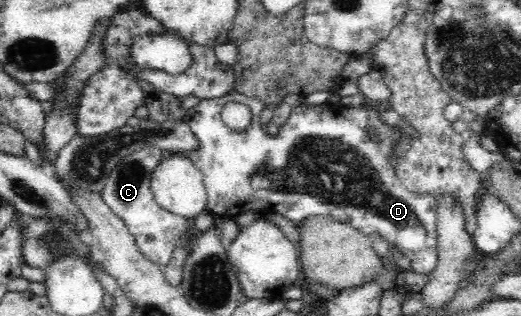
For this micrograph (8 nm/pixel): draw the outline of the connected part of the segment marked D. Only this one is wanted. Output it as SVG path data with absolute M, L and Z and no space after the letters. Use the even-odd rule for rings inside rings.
M232 90L217 99L202 99L184 113L183 120L189 124L193 135L199 140L199 147L179 154L188 156L203 174L208 195L207 207L215 217L235 217L245 211L260 211L265 216L273 212L299 224L312 215L331 216L335 221L349 224L370 237L384 237L411 259L411 271L433 271L439 257L436 200L428 190L411 193L396 176L393 147L400 139L399 127L383 123L379 119L378 111L372 107L347 107L340 103L301 103L292 108L285 123L278 126L277 135L272 136L260 122L263 107L264 103L259 98ZM229 102L249 106L252 120L245 131L237 132L223 123L222 107ZM371 127L376 129L378 140L371 140Z

